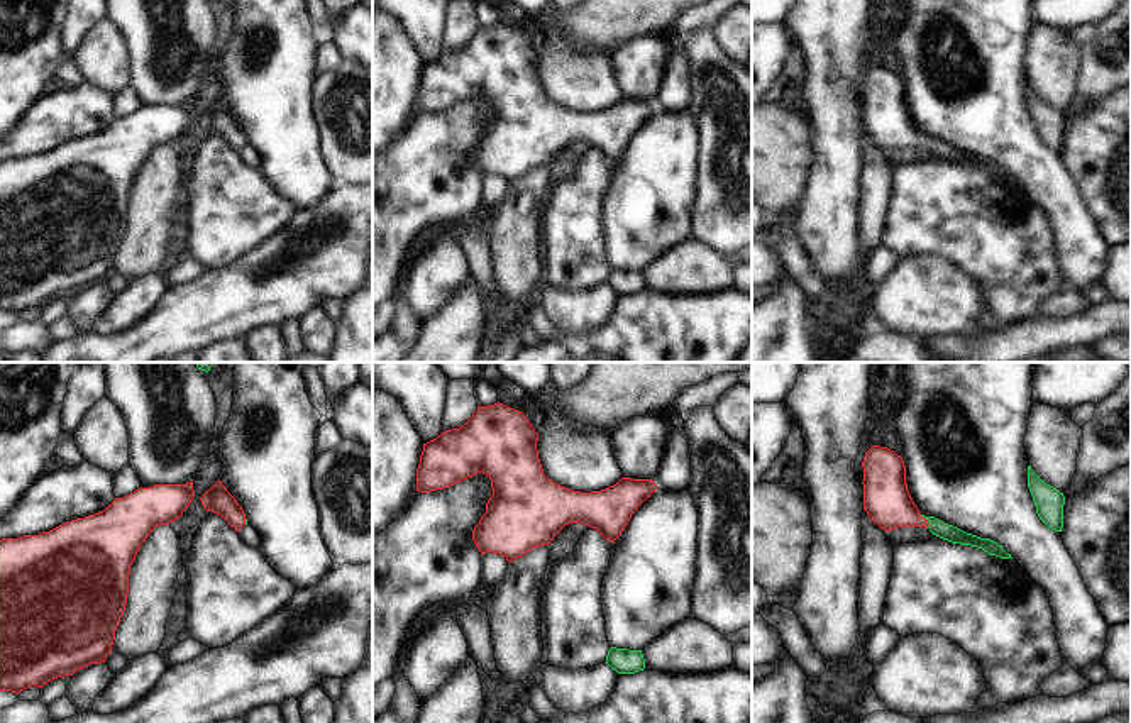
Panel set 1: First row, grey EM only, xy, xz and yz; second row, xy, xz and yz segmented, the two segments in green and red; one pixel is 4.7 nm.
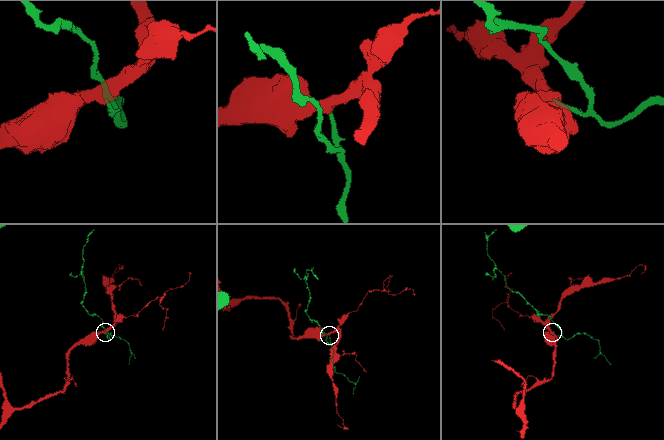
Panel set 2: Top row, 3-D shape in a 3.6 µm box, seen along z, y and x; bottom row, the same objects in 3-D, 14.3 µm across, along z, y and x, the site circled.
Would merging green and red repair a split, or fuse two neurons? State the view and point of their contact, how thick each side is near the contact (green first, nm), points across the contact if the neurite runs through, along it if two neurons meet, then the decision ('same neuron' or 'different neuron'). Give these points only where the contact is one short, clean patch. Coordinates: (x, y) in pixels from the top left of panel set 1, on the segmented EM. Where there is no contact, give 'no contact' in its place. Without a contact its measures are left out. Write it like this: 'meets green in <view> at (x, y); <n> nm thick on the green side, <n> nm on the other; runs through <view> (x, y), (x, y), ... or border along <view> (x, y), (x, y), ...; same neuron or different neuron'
meets green in yz at (926, 518); 80 nm thick on the green side, 220 nm on the other; runs through yz (937, 527), (926, 518), (913, 518), (886, 498); same neuron

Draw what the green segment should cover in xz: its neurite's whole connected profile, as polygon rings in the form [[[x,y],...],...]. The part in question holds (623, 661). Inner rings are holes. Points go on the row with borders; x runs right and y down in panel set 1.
[[[611,647],[606,655],[606,664],[618,674],[635,674],[645,669],[642,650],[628,650]]]

